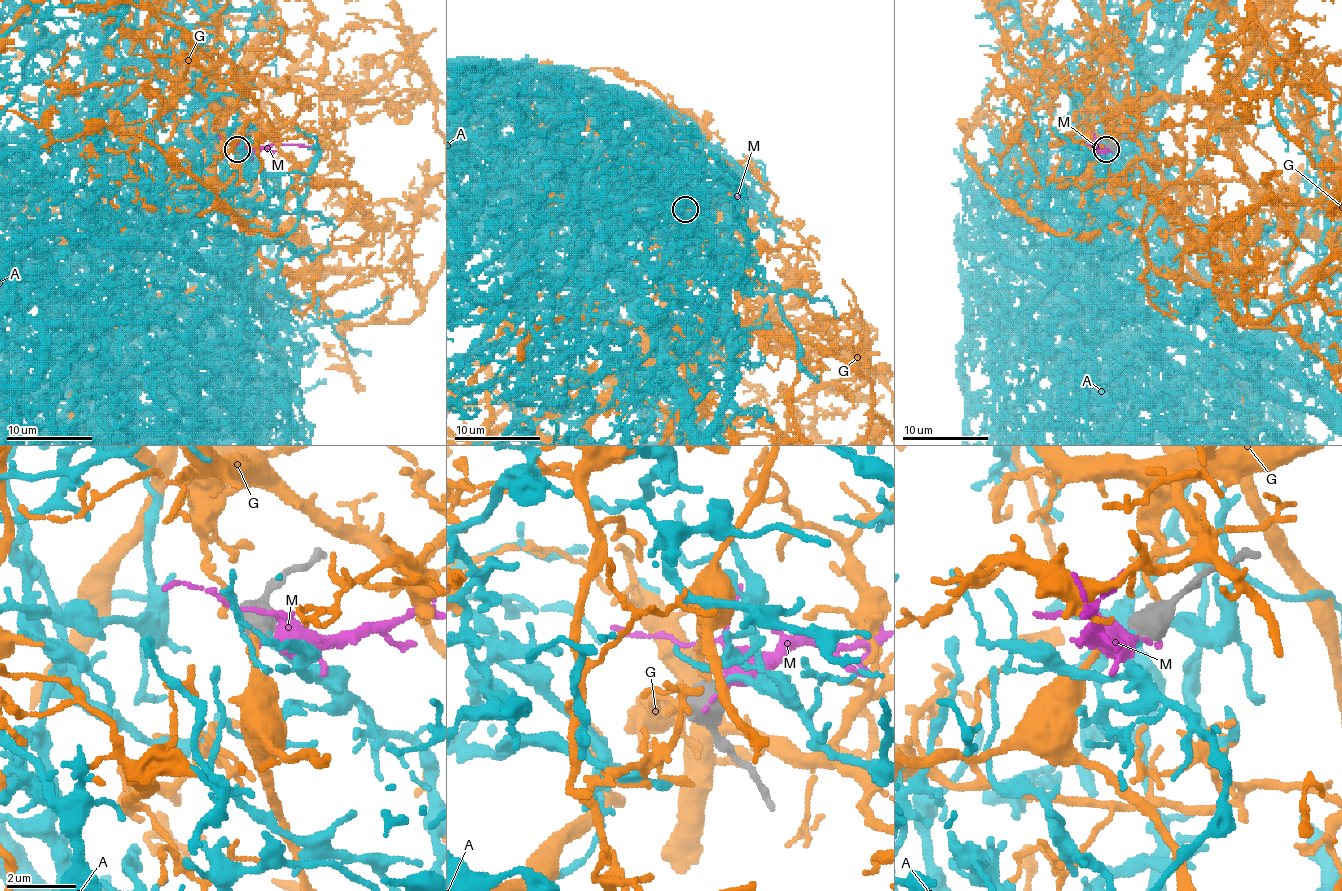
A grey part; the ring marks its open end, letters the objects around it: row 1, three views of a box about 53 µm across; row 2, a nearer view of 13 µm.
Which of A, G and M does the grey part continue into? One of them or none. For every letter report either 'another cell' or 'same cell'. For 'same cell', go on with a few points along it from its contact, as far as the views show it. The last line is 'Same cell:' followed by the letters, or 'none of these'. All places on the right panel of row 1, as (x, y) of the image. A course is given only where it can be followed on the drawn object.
A: another cell
G: same cell
M: another cell
Same cell: G

